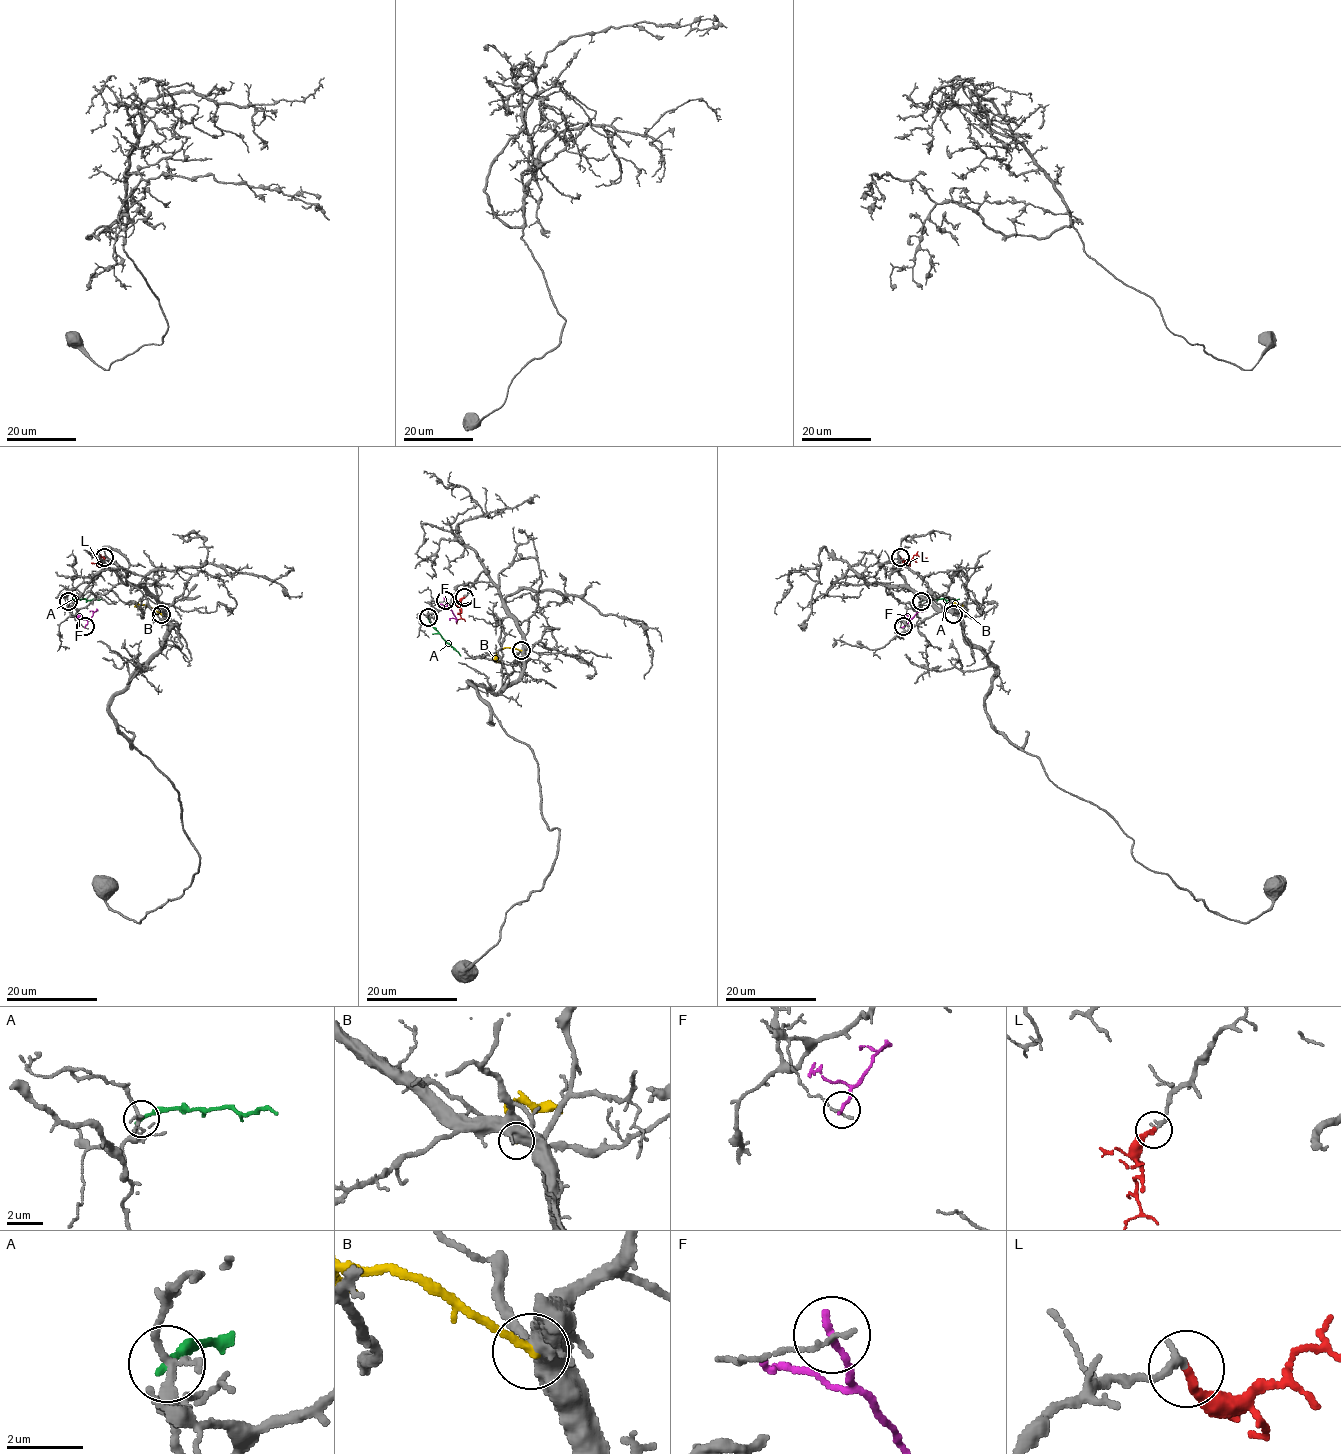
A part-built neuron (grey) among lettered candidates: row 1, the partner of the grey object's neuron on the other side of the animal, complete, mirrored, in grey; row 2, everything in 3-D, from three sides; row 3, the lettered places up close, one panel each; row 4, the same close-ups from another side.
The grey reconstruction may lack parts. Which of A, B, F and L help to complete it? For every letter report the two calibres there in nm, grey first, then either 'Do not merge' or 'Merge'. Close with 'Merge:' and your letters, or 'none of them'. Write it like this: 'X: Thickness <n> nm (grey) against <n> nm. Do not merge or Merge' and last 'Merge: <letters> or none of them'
A: Thickness 180 nm (grey) against 190 nm. Do not merge
B: Thickness 700 nm (grey) against 200 nm. Do not merge
F: Thickness 150 nm (grey) against 200 nm. Do not merge
L: Thickness 220 nm (grey) against 260 nm. Merge
Merge: L

